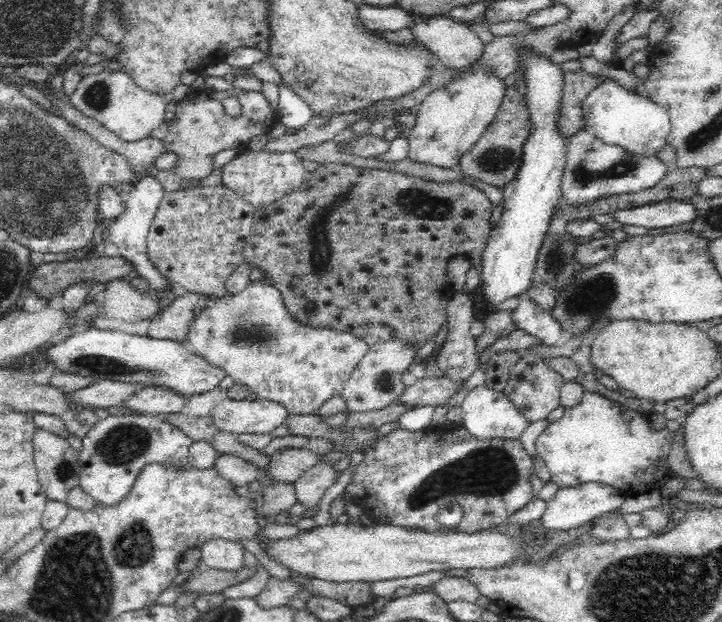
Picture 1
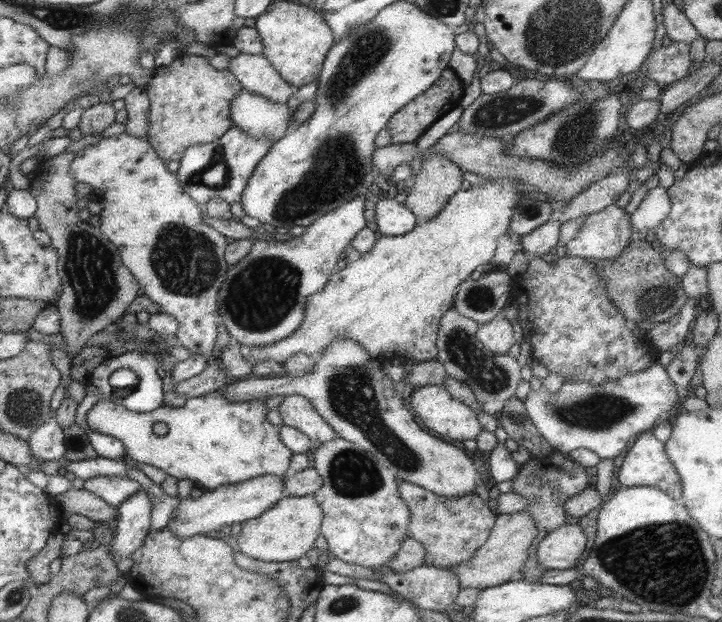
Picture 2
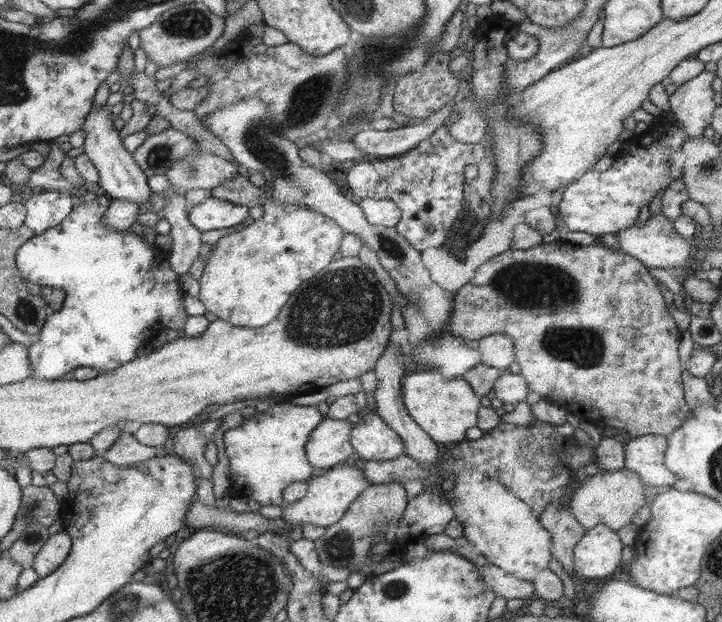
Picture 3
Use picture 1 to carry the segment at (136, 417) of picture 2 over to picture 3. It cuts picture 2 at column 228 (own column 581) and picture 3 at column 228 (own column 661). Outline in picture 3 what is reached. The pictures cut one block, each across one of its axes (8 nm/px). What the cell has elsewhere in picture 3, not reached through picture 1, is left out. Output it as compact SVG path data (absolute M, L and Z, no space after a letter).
M285 400L282 403L272 403L265 411L256 411L253 417L243 420L241 425L223 432L223 446L229 460L230 489L245 500L257 502L260 506L281 507L282 493L287 486L295 482L306 481L317 471L307 463L305 447L310 433L322 423L325 416L317 411L316 406L295 405Z

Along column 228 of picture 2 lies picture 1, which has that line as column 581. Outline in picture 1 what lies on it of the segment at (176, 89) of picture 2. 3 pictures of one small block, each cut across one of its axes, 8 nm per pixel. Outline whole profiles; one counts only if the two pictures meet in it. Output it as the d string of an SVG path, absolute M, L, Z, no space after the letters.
M586 71L565 72L561 90L561 112L557 116L557 130L564 139L570 138L586 126L583 101L603 83L600 77Z

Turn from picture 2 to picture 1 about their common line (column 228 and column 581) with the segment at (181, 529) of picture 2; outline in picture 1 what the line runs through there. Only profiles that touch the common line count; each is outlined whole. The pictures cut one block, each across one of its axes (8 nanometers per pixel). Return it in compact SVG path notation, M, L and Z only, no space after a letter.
M587 483L572 488L562 488L547 503L544 514L540 518L541 524L555 531L578 528L595 516L619 509L627 497L625 492L601 483Z

